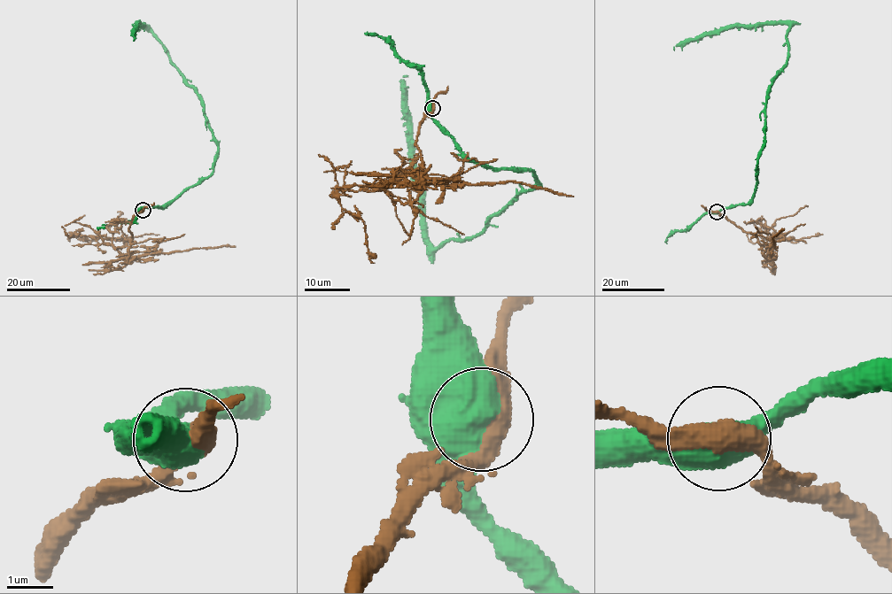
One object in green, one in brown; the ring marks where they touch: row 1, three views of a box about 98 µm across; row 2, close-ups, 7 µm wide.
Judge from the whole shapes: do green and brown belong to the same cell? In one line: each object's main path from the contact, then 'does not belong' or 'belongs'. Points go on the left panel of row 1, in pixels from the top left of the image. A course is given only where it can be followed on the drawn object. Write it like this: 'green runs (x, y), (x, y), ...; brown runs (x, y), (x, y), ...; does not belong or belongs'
green runs (143, 210), (162, 208), (198, 184), (211, 174), (217, 154), (202, 98), (144, 24), (136, 25), (135, 38); brown runs (143, 210), (132, 219), (129, 226), (132, 240), (127, 258), (222, 245), (236, 247); does not belong

